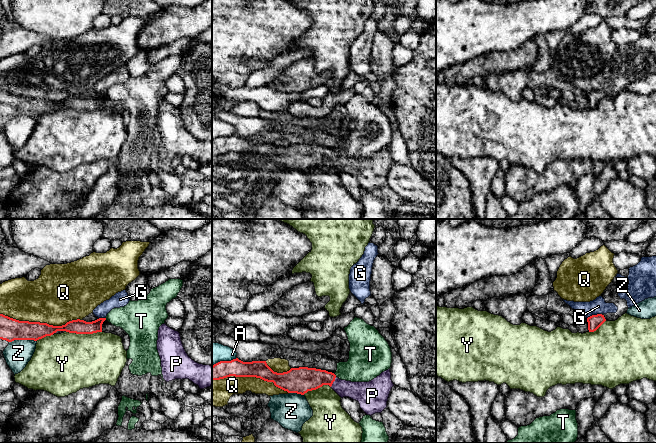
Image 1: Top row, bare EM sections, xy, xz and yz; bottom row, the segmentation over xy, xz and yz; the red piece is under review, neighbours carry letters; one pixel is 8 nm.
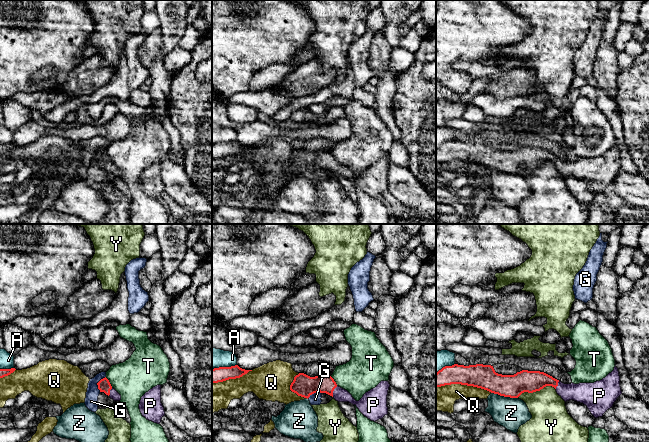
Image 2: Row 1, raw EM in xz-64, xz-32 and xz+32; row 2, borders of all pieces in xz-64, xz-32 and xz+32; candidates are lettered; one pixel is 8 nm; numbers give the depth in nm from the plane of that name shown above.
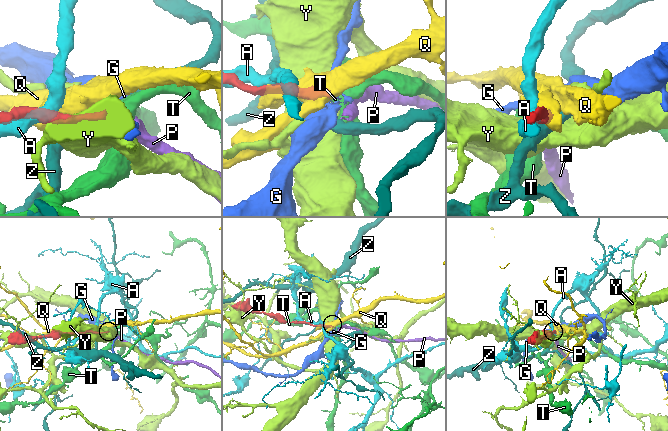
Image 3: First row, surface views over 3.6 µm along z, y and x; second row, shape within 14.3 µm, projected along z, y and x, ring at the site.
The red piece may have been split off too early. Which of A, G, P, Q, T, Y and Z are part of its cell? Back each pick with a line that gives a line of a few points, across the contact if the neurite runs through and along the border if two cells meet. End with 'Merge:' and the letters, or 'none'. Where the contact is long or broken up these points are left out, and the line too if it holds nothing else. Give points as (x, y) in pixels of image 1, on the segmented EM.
P: xz (303, 379), (333, 381), (343, 388), (362, 392)
Merge: P

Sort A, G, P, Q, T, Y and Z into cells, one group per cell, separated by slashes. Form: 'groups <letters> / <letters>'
groups A / G / P / Q / T / Y / Z

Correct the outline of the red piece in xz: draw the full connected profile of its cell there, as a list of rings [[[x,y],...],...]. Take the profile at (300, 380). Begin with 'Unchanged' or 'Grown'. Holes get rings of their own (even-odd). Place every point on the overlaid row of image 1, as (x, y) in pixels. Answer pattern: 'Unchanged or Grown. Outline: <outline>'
Grown. Outline: [[[238,358],[231,361],[220,361],[212,366],[212,380],[220,380],[230,376],[256,377],[274,385],[288,393],[304,395],[323,385],[329,385],[341,398],[349,397],[360,404],[367,414],[381,413],[387,407],[392,387],[390,369],[382,372],[369,382],[351,382],[339,379],[334,373],[326,370],[299,367],[287,372],[274,372],[266,361],[243,362]]]

